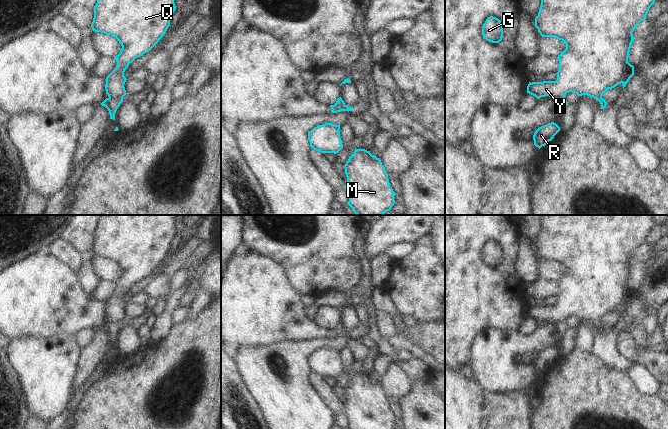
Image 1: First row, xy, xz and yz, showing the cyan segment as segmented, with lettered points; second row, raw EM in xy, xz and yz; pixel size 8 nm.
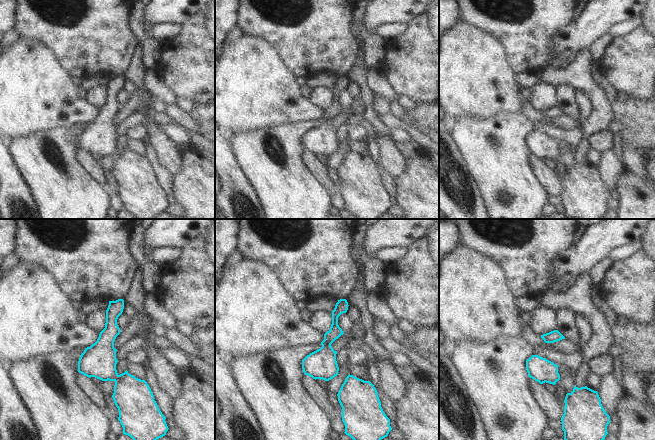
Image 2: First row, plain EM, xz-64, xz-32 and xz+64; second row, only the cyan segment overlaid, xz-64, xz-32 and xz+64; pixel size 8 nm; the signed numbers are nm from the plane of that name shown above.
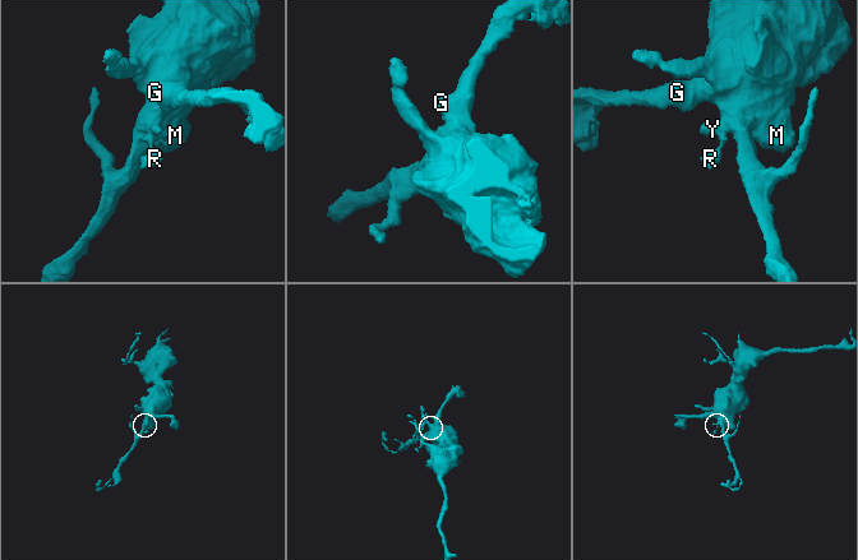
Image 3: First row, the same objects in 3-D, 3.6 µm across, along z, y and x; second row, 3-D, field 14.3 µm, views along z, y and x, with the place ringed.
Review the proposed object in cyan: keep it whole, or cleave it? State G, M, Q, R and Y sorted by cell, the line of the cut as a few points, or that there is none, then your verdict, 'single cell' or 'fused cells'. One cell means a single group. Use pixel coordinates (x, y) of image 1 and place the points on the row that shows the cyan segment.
groups G M Q Y / R; cut xz (344, 103), (339, 106), (333, 105); fused cells

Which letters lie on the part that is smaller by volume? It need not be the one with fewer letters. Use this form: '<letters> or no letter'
R.

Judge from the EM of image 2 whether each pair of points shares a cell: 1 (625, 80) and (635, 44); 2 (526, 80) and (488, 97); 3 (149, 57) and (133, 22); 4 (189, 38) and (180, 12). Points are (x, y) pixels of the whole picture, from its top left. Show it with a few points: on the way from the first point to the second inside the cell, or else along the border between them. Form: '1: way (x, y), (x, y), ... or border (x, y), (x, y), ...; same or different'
1: way (625, 71), (631, 62), (631, 53); same
2: border (515, 75), (515, 80), (520, 86); different
3: way (149, 48), (138, 31); same
4: border (202, 11), (193, 14), (180, 24); different

